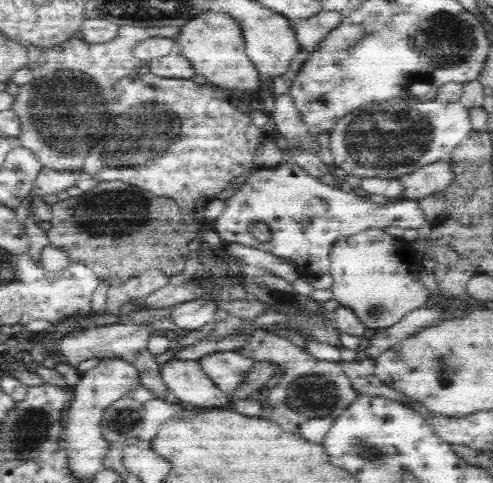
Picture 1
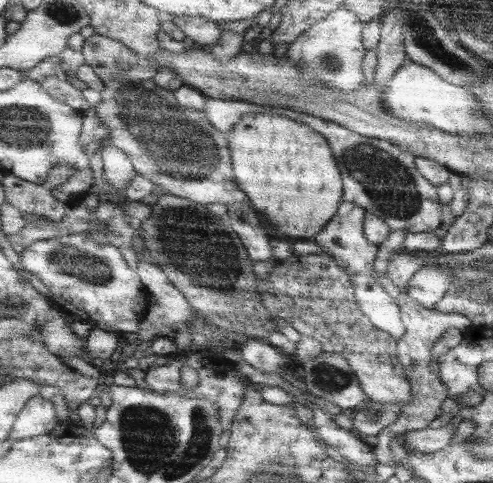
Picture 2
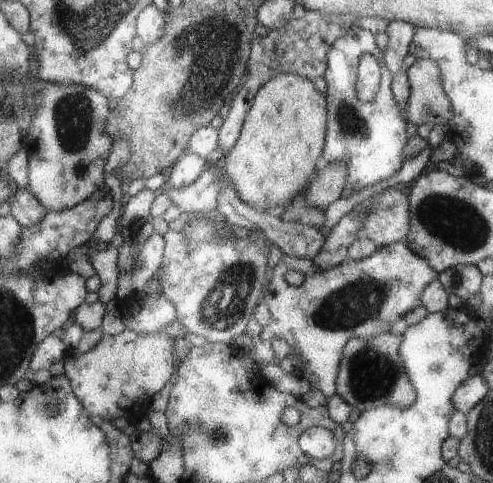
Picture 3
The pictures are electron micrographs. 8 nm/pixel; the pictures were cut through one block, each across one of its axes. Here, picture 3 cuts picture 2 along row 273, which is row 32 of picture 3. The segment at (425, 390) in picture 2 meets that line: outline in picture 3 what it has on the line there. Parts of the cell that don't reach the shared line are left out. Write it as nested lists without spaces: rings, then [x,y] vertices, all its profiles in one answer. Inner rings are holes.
[[[389,22],[385,32],[389,36],[389,42],[383,50],[383,64],[387,66],[387,70],[393,76],[397,76],[405,68],[403,60],[413,50],[413,40],[417,36],[417,26],[409,24],[409,22]]]

